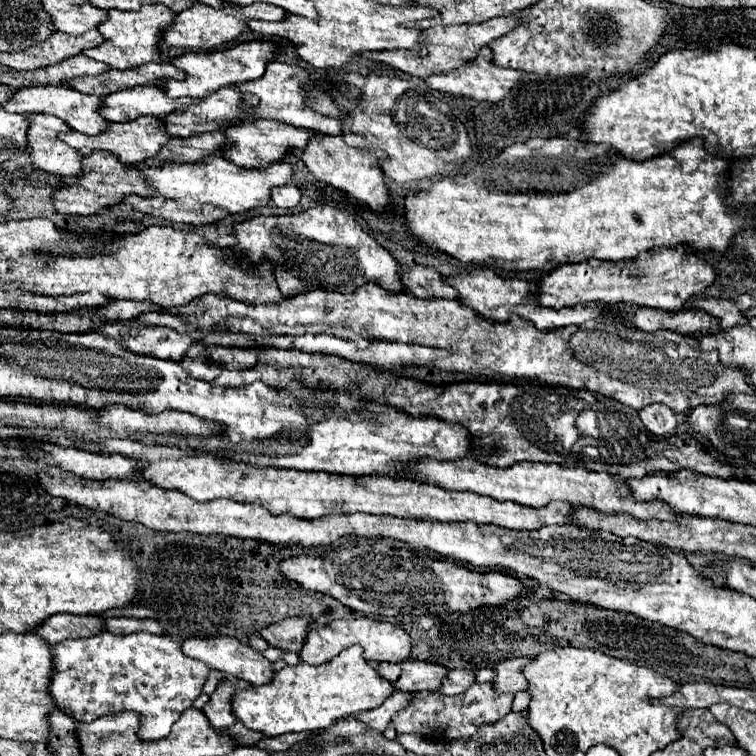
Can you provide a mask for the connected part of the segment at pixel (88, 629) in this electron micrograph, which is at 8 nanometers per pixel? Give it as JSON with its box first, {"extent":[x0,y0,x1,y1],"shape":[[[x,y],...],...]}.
{"extent":[34,614,104,644],"shape":[[[56,614],[54,618],[46,618],[42,626],[34,632],[42,636],[48,644],[56,644],[68,638],[84,638],[96,636],[102,632],[104,620],[98,616],[72,616],[72,614]]]}

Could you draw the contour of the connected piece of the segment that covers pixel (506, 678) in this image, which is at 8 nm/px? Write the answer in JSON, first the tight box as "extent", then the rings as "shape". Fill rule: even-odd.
{"extent":[492,658,530,694],"shape":[[[510,658],[510,660],[494,666],[494,672],[496,672],[496,676],[492,680],[494,692],[496,694],[516,694],[518,690],[526,690],[528,682],[522,676],[520,668],[528,662],[530,662],[530,658]]]}

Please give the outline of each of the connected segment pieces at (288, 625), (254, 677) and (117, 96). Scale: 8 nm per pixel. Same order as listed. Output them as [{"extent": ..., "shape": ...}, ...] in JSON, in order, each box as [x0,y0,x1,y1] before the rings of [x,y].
[{"extent":[260,618,308,652],"shape":[[[286,618],[282,622],[270,624],[268,628],[262,628],[260,636],[274,648],[284,652],[298,652],[302,648],[308,626],[308,618]]]},{"extent":[182,636,274,686],"shape":[[[222,636],[222,638],[188,638],[188,640],[182,642],[182,652],[186,656],[190,656],[190,658],[202,660],[204,664],[208,664],[214,670],[220,670],[224,674],[242,678],[242,680],[246,680],[246,682],[250,682],[254,686],[266,684],[274,676],[272,662],[268,662],[260,652],[256,652],[248,644],[242,644],[236,638],[226,638],[226,636]]]},{"extent":[102,86,198,122],"shape":[[[132,86],[126,90],[116,90],[114,94],[106,94],[102,98],[106,108],[102,106],[102,114],[110,118],[110,122],[128,122],[138,116],[166,116],[180,108],[180,104],[190,104],[198,100],[172,100],[168,98],[160,86]]]}]

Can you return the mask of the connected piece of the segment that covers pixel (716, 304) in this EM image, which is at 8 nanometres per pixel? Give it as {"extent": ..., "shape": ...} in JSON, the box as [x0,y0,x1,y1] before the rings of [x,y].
{"extent":[688,298,746,328],"shape":[[[694,298],[688,302],[688,306],[698,308],[710,316],[714,316],[722,328],[730,328],[736,324],[744,324],[746,316],[742,310],[736,308],[730,300],[718,300],[718,298]]]}

